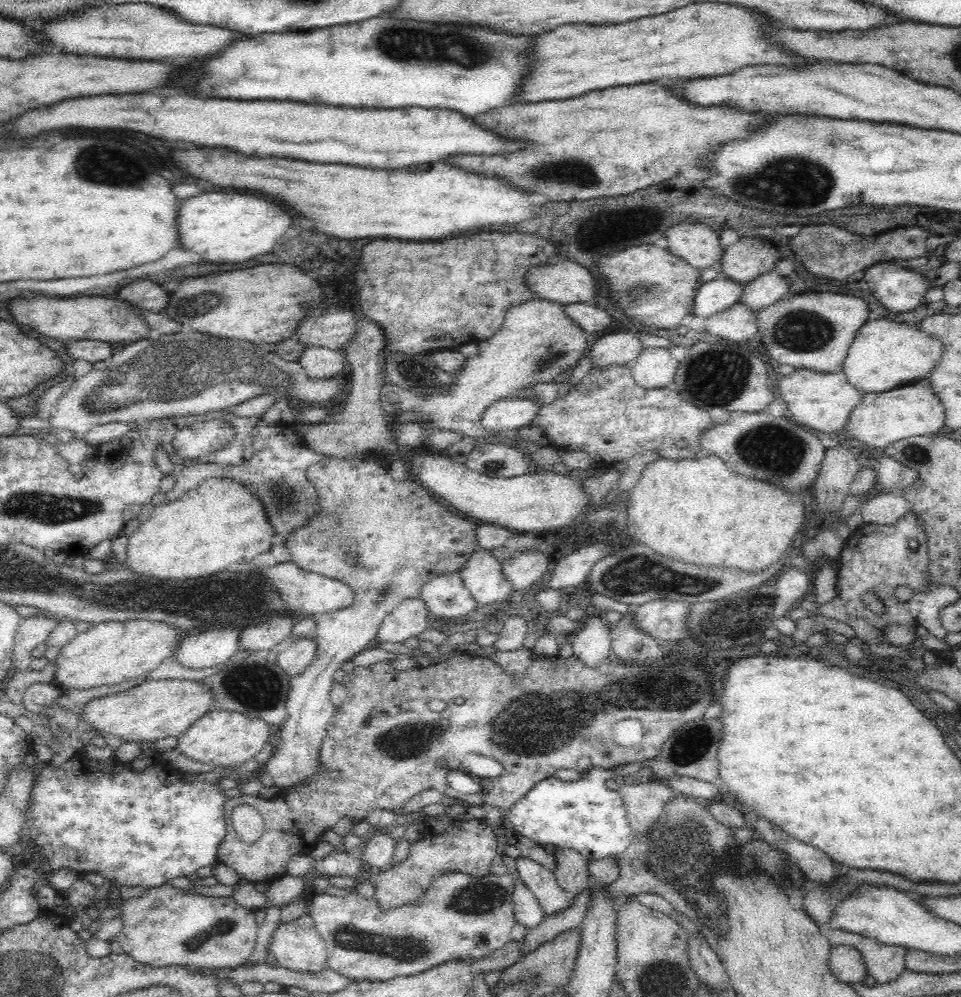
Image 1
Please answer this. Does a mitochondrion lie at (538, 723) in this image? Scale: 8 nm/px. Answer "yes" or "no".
yes

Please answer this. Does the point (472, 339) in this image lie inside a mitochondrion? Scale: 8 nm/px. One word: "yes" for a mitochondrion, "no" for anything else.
no

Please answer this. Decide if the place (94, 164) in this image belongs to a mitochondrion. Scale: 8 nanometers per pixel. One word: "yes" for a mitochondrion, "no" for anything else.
yes

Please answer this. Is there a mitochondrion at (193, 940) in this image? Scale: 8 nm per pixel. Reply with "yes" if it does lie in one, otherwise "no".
yes

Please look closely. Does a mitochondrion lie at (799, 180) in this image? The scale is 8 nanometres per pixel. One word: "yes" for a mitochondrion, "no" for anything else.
yes

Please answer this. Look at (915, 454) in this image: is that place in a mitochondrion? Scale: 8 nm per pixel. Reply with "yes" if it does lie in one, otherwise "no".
yes

